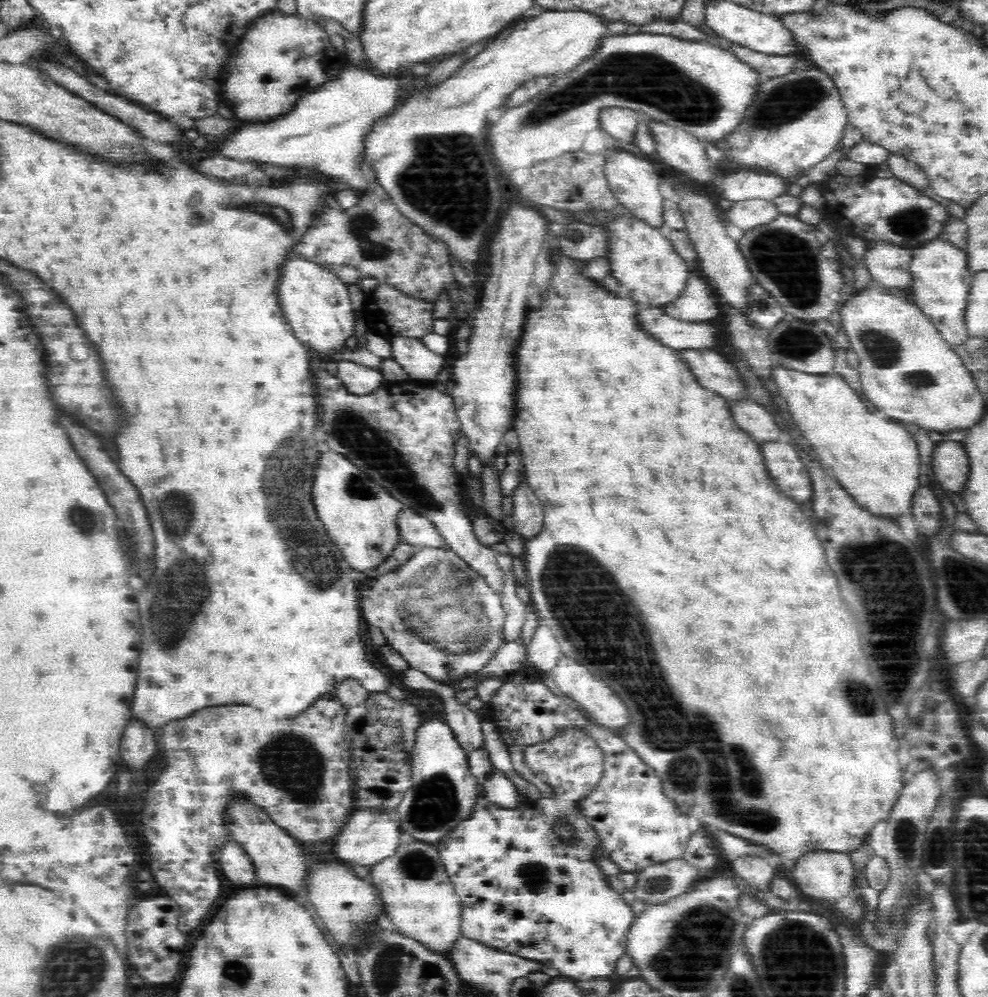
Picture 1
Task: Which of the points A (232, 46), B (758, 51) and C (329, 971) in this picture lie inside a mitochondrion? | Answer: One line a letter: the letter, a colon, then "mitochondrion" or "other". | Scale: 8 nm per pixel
A: other
B: other
C: other

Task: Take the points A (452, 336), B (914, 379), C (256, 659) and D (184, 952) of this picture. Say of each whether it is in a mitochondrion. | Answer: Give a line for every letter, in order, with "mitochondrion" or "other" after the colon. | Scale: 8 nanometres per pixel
A: other
B: mitochondrion
C: other
D: other

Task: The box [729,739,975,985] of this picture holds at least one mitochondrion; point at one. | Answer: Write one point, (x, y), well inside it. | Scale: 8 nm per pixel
(908, 835)

